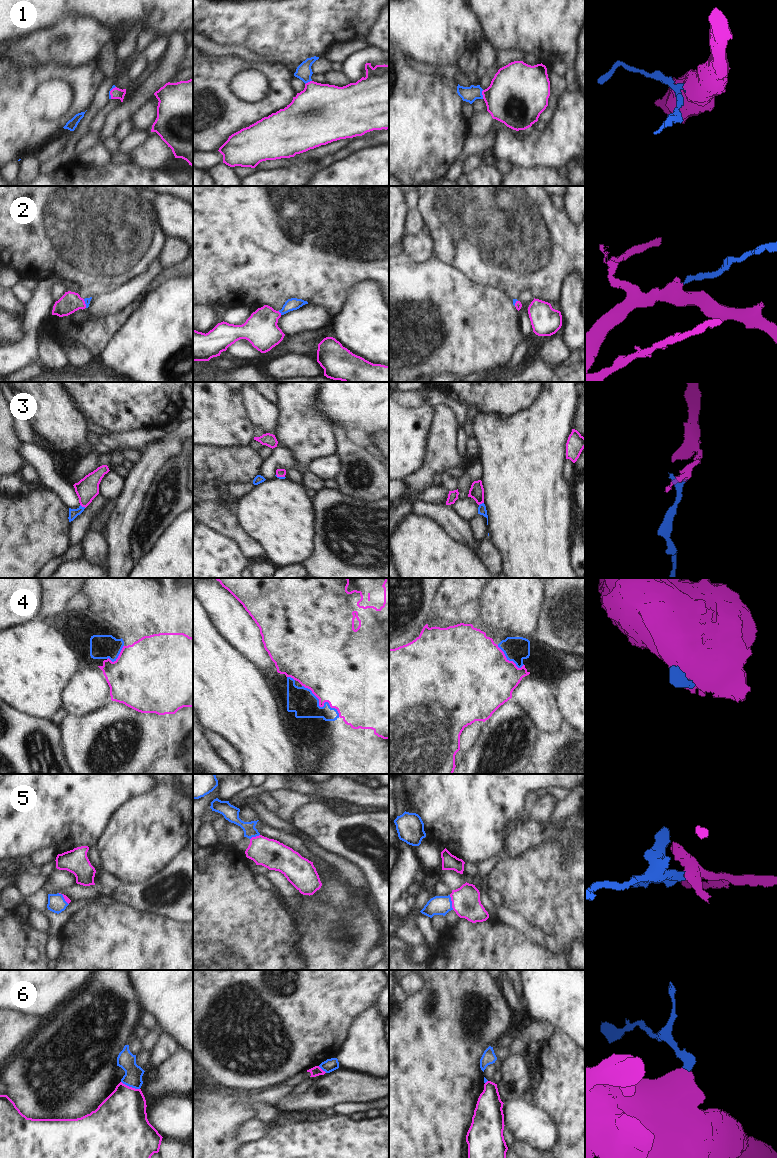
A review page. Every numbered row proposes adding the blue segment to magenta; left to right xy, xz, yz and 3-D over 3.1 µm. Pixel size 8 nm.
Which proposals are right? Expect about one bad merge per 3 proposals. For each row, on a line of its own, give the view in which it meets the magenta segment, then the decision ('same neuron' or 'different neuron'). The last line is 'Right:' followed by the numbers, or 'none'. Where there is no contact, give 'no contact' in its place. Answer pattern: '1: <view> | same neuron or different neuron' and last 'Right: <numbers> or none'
1: yz | same neuron
2: xz | same neuron
3: xy | same neuron
4: xz | same neuron
5: yz | same neuron
6: xy | different neuron
Right: 1, 2, 3, 4, 5

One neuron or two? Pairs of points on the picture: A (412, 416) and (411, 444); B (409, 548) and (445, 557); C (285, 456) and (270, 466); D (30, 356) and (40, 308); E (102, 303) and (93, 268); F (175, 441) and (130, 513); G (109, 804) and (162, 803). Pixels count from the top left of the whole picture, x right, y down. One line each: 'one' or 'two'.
A: one
B: one
C: one
D: one
E: two
F: one
G: two

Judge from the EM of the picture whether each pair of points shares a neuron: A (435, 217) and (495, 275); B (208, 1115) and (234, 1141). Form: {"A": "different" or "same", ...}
{"A": "same", "B": "same"}

